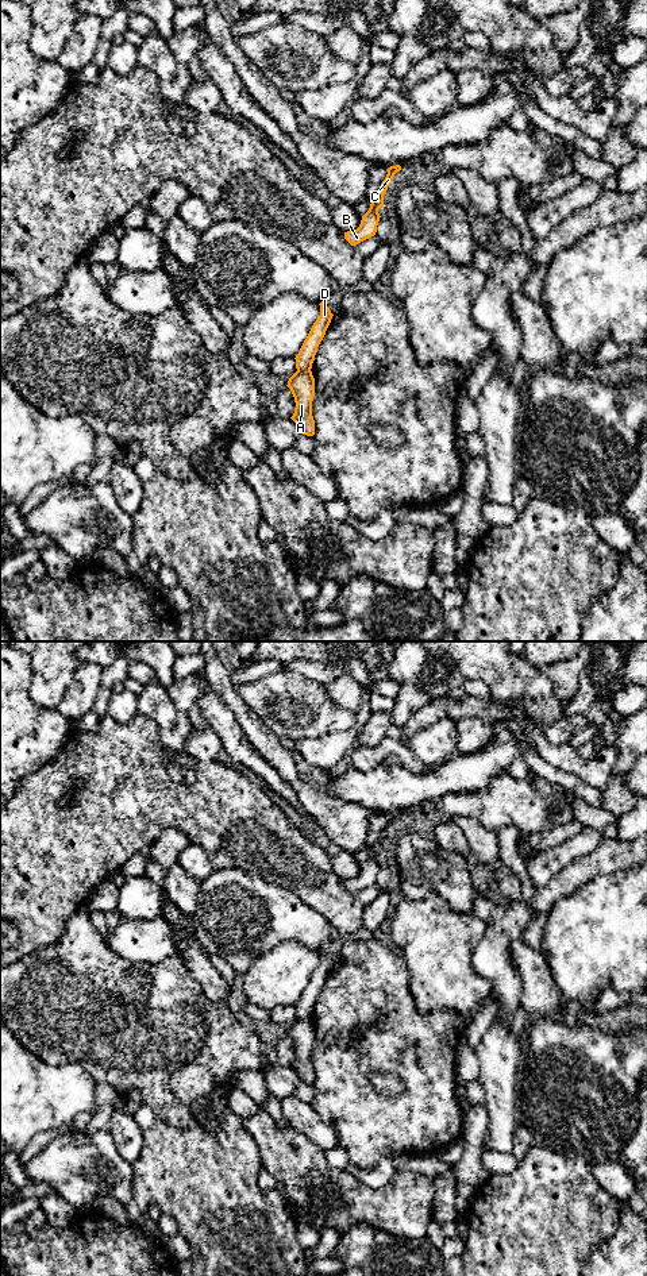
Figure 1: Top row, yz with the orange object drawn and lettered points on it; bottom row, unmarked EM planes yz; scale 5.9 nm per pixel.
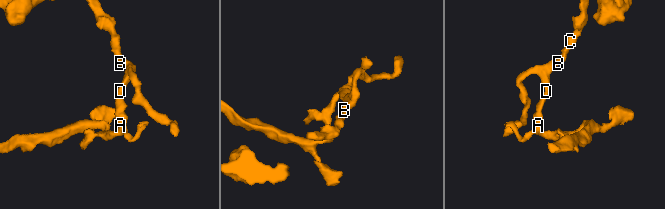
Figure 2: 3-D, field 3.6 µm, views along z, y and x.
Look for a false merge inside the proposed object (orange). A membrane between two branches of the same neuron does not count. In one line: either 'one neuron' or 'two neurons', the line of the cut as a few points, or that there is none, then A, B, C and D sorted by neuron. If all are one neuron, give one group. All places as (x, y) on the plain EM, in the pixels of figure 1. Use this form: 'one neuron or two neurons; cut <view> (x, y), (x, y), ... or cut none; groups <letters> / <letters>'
two neurons; cut yz (297, 1017), (309, 1018); groups A / B C D

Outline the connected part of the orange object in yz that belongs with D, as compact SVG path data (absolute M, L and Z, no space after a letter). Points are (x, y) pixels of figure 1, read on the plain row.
M326 948L320 952L320 964L313 971L307 987L304 988L299 1002L296 1003L296 1017L297 1018L311 1018L317 1001L317 995L323 988L326 979L331 971L332 961L327 955Z

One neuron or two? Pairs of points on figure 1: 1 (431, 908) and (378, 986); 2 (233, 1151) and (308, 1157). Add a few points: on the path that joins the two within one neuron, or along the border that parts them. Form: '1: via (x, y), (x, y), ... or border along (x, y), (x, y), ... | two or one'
1: border along (393, 945), (404, 959), (407, 980), (409, 983) | two
2: border along (243, 1126), (255, 1142), (262, 1167) | two

